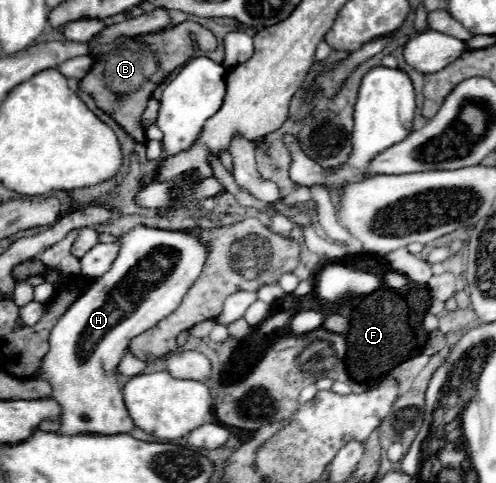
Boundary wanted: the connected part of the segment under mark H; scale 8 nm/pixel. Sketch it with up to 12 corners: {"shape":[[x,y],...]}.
{"shape":[[136,227],[54,325],[38,379],[58,433],[130,433],[128,341],[206,261],[194,235]]}

